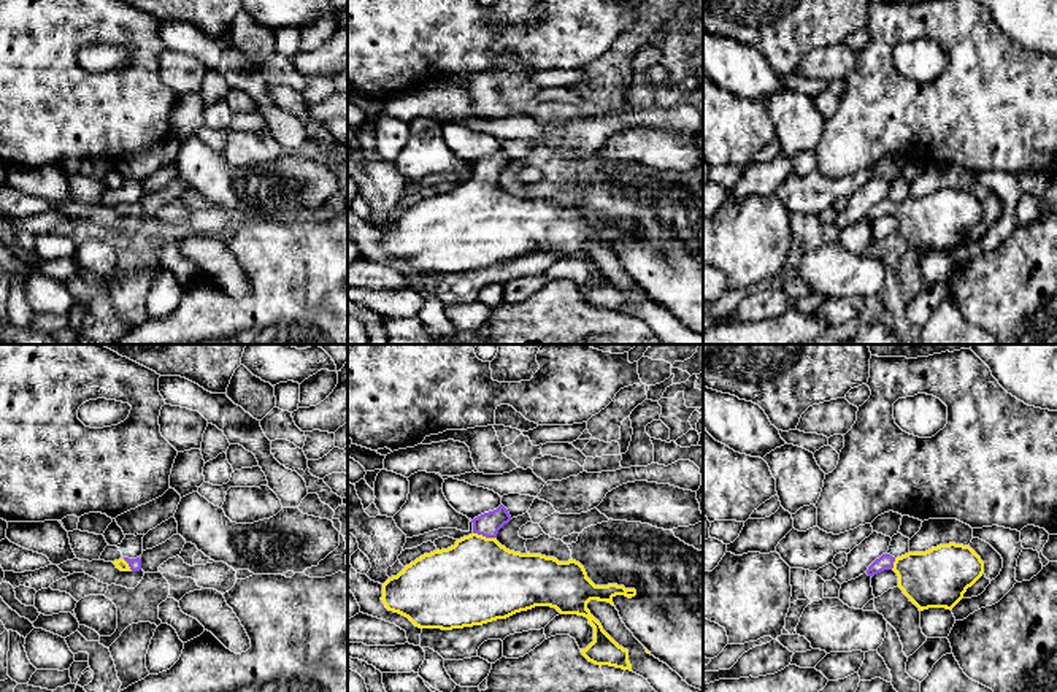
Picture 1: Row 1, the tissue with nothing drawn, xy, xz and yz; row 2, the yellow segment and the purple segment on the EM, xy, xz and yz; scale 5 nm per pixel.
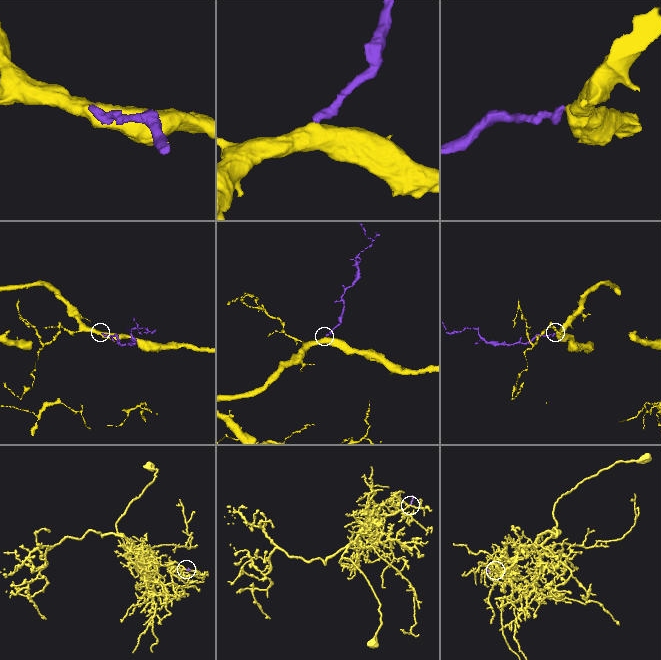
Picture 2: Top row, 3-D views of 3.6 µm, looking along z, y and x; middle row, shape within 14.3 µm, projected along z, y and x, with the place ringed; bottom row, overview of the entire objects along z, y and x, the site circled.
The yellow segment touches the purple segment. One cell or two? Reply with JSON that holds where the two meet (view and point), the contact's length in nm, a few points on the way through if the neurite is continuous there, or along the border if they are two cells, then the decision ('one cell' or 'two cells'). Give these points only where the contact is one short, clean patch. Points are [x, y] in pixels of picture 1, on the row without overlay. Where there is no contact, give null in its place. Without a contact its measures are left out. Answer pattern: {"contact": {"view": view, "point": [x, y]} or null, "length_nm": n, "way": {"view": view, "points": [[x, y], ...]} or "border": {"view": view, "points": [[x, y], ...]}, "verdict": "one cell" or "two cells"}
{"contact": {"view": "xz", "point": [484, 181]}, "length_nm": 120, "way": {"view": "xz", "points": [[475, 226], [484, 181], [488, 169]]}, "verdict": "one cell"}

